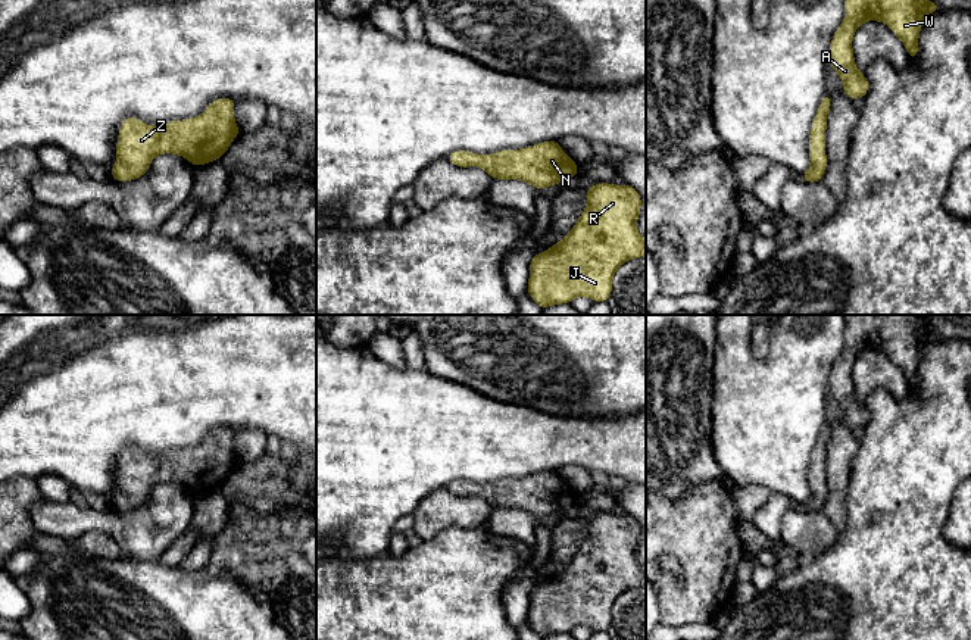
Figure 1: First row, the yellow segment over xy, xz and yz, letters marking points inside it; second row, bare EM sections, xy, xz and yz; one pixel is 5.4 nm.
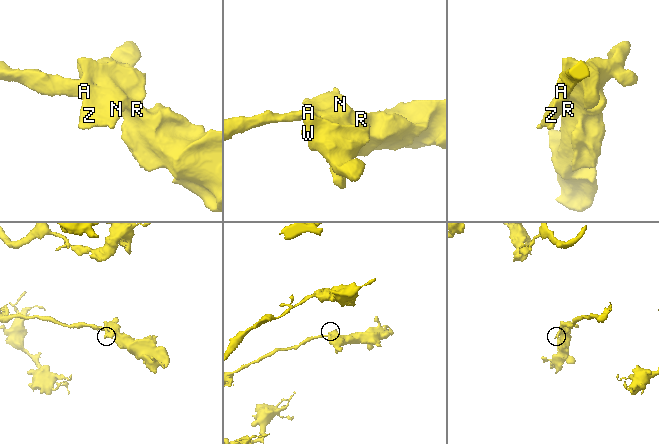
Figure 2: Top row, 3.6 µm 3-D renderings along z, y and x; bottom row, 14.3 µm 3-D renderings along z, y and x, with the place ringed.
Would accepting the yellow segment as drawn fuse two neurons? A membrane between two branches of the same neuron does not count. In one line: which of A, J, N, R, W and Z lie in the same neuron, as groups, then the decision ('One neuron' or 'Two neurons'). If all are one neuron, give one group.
Groups: A J N R W Z. One neuron

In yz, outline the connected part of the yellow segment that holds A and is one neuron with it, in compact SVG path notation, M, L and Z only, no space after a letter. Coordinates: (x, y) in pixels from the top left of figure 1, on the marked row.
M846 0L844 21L836 29L828 62L843 81L844 94L853 100L868 93L868 79L855 66L852 38L867 21L884 22L905 44L909 59L918 56L918 35L922 19L942 6L928 0Z

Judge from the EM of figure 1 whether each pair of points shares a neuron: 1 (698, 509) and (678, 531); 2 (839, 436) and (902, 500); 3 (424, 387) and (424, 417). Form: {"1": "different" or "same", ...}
{"1": "same", "2": "different", "3": "same"}

